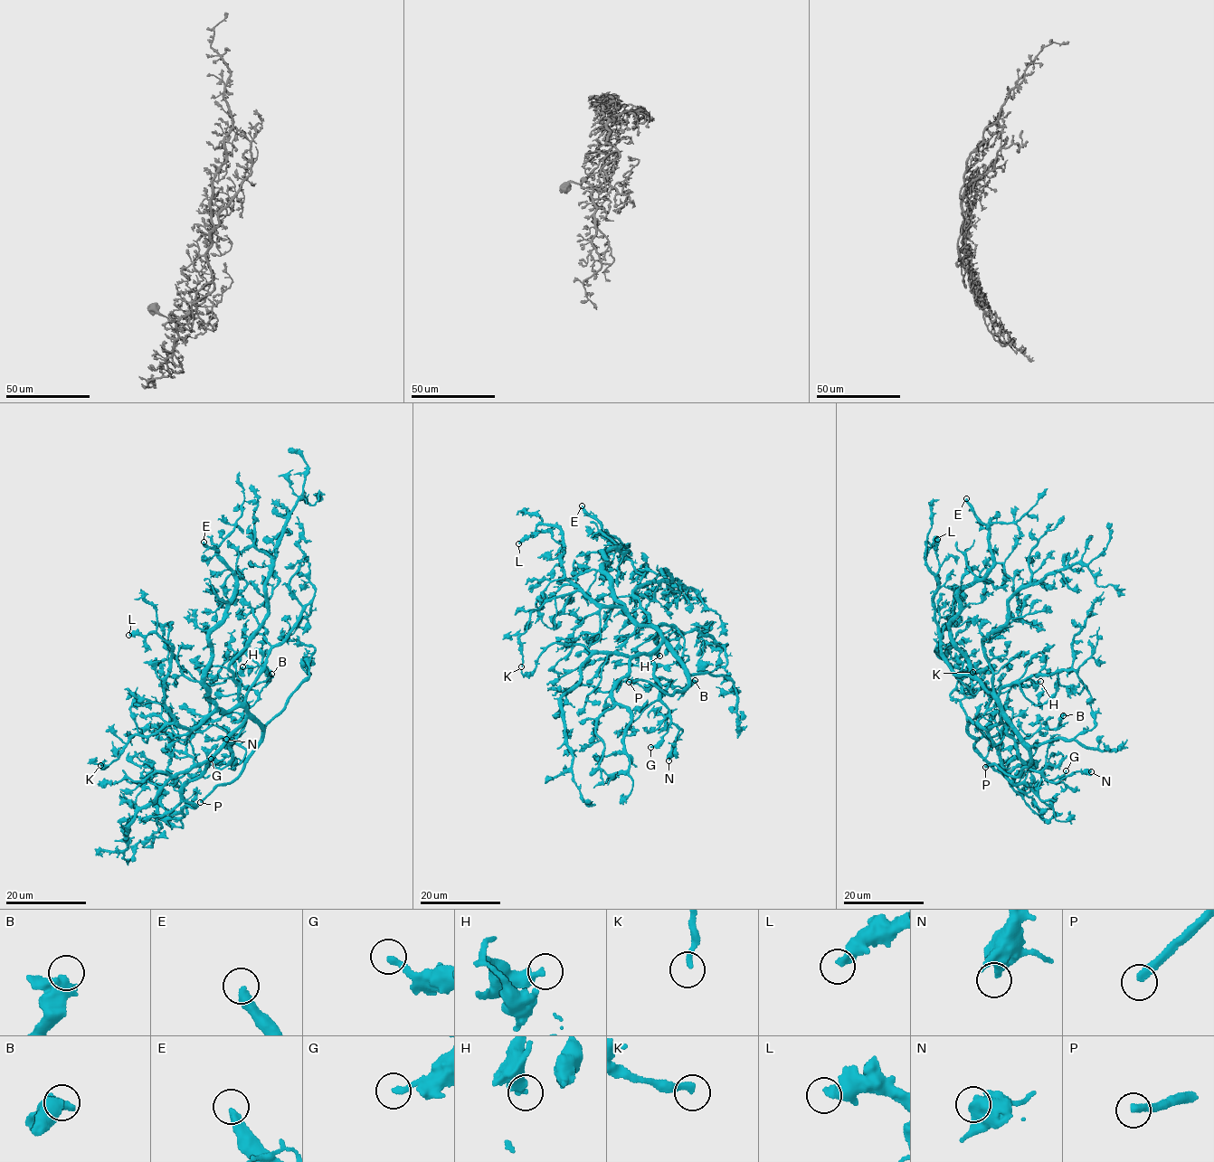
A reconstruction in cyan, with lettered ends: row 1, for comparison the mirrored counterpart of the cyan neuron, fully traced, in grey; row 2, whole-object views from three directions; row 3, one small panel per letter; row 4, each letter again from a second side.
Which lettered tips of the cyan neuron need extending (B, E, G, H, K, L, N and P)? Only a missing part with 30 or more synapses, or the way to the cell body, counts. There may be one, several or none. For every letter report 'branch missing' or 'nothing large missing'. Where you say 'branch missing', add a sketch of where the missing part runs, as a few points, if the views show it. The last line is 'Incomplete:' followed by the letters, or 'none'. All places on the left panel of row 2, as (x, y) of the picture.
B: nothing large missing
E: branch missing | (203, 542), (182, 538), (167, 571), (156, 576)
G: nothing large missing
H: nothing large missing
K: nothing large missing
L: nothing large missing
N: nothing large missing
P: branch missing | (200, 802), (175, 814), (139, 846), (136, 846), (140, 844), (136, 845)
Incomplete: E, P

